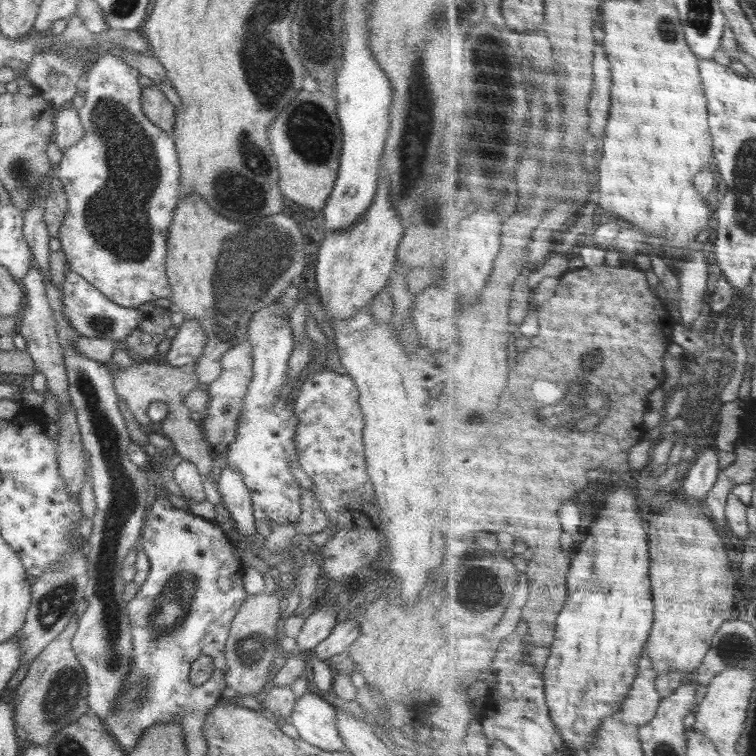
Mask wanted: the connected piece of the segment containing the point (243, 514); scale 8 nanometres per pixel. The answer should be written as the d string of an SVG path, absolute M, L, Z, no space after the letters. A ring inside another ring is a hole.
M228 466L222 468L222 474L217 482L217 491L220 493L222 504L228 509L231 519L236 524L240 536L253 540L258 532L250 491L246 483L243 483L242 475Z

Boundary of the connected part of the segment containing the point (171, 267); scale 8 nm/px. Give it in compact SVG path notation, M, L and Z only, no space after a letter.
M183 196L174 210L174 220L172 220L172 228L168 228L168 248L165 262L165 271L171 286L171 298L173 305L172 308L180 310L184 315L185 320L196 320L204 332L205 347L202 356L196 360L196 372L200 385L205 387L211 382L214 382L218 375L221 373L221 358L222 355L230 348L234 348L237 344L247 339L248 324L250 324L250 318L260 310L268 306L273 300L281 295L281 292L289 284L293 283L294 278L298 278L305 267L306 254L304 251L304 244L300 242L301 231L299 223L292 218L288 218L284 212L282 214L276 214L272 216L258 216L258 218L252 218L252 220L226 220L224 216L216 214L212 208L208 207L208 204L200 198L200 196Z

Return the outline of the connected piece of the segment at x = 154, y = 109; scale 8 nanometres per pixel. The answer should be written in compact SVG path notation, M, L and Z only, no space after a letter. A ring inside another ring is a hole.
M154 84L141 87L141 109L146 118L158 128L170 132L175 127L178 108L172 105L164 93Z

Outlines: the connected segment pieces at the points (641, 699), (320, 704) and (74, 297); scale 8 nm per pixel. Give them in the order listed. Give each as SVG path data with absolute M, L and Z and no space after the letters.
M644 652L640 676L632 688L632 696L628 696L628 704L624 712L624 718L628 724L646 726L648 722L655 720L663 704L663 698L656 688L656 678L658 678L658 672L654 670L650 652Z
M311 688L308 694L297 698L289 722L296 728L301 740L312 747L328 752L347 751L336 729L336 708Z
M67 271L60 289L64 315L68 317L72 329L80 337L108 339L121 345L123 340L132 333L132 330L135 330L144 321L143 312L139 309L135 307L126 308L112 302L76 272Z

